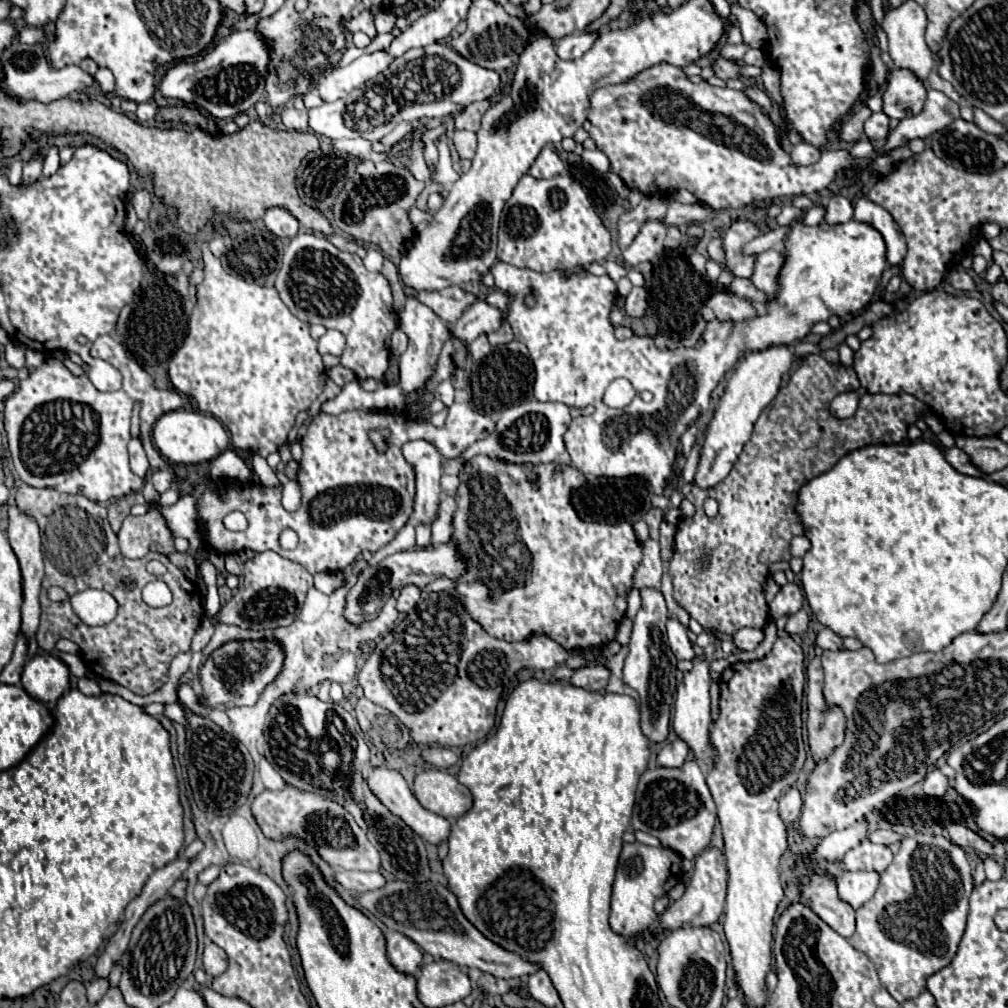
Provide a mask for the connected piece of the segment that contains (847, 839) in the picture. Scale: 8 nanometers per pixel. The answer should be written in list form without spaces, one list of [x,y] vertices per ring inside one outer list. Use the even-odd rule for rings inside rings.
[[[857,822],[851,828],[837,830],[835,834],[825,836],[817,846],[817,850],[809,856],[809,860],[841,860],[847,850],[855,848],[861,842],[861,838],[865,836],[865,830],[867,830],[867,824]]]

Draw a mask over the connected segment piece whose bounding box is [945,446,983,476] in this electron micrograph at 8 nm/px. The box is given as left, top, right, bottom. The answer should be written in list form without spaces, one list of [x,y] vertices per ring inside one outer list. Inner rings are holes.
[[[957,446],[945,450],[945,460],[947,460],[957,472],[961,472],[961,474],[967,474],[967,476],[983,476],[983,474],[971,464],[971,460],[967,458],[967,454],[965,454],[963,450],[959,450]]]

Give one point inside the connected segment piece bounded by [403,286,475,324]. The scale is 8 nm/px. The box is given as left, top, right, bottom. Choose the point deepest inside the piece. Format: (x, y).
(449, 303)

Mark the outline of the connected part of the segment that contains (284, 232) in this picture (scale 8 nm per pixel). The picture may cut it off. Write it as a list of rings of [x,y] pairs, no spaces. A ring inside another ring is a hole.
[[[283,208],[267,210],[263,216],[263,222],[279,238],[293,238],[297,236],[297,230],[299,230],[299,222]]]

